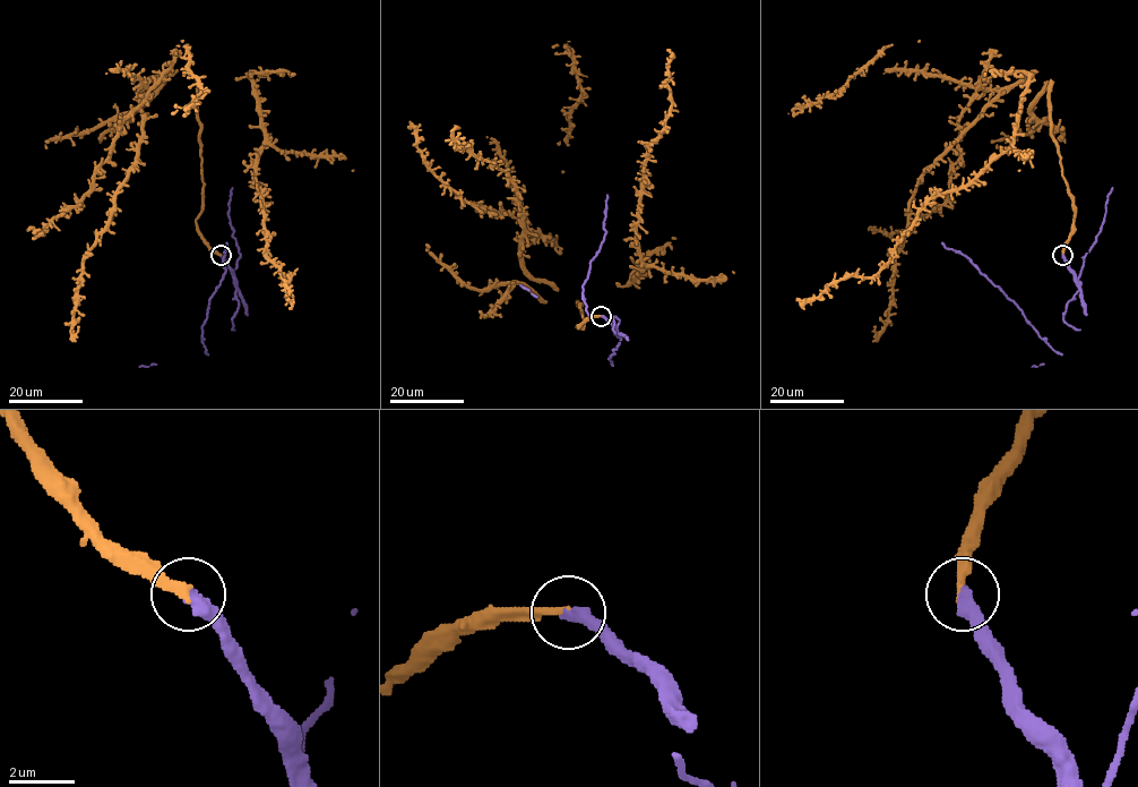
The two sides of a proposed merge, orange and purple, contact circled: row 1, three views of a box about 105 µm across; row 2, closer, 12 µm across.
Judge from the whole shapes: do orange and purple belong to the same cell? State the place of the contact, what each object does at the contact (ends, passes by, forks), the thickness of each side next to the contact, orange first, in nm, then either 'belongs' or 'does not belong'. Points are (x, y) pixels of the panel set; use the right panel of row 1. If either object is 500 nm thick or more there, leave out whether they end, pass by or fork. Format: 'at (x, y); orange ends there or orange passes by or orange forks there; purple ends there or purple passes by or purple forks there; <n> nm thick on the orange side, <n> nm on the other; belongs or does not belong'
at (1062, 255); orange ends there; purple ends there; 280 nm thick on the orange side, 440 nm on the other; belongs

